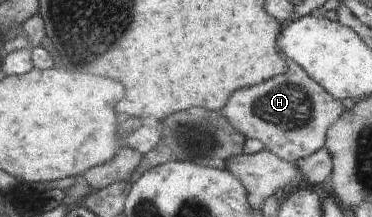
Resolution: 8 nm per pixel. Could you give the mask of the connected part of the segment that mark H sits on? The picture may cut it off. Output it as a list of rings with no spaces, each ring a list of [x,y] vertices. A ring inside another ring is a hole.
[[[290,61],[288,73],[235,91],[221,111],[242,135],[258,139],[264,149],[276,152],[282,159],[296,162],[314,155],[326,145],[332,123],[336,123],[346,109],[341,100],[312,79],[300,64]]]

